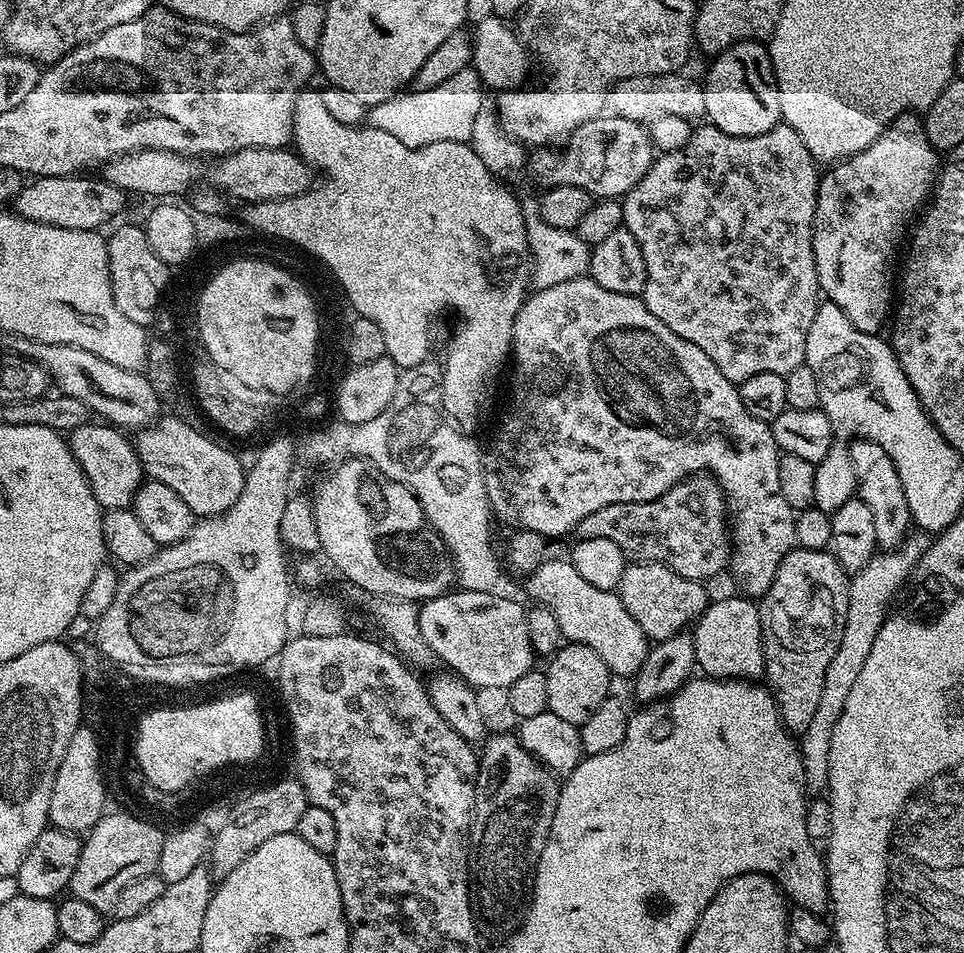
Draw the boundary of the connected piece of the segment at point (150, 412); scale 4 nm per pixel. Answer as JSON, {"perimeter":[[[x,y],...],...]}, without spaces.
{"perimeter":[[[21,336],[15,337],[11,343],[11,351],[15,355],[34,361],[48,372],[49,381],[59,395],[81,399],[95,415],[96,412],[100,415],[97,417],[121,430],[147,428],[161,415],[161,397],[156,395],[154,386],[150,386],[143,371],[135,372],[114,366],[114,362],[106,362],[106,358],[98,358],[98,354],[82,350],[82,346],[47,344]]]}

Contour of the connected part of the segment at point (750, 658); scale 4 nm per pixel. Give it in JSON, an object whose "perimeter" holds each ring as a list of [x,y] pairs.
{"perimeter":[[[743,594],[728,596],[725,600],[713,599],[704,609],[700,619],[695,621],[691,629],[694,642],[694,654],[696,655],[696,668],[705,677],[713,680],[747,680],[756,682],[764,674],[764,639],[762,638],[762,626],[760,625],[760,609],[749,597]]]}

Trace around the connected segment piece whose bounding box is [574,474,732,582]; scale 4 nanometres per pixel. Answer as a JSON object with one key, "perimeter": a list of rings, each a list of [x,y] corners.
{"perimeter":[[[692,474],[687,478],[681,479],[680,483],[675,484],[670,490],[666,490],[666,494],[662,494],[658,498],[654,498],[650,502],[614,502],[614,506],[602,506],[602,510],[594,510],[594,514],[586,514],[586,518],[582,518],[582,522],[578,522],[578,526],[574,530],[576,540],[585,540],[586,538],[610,538],[610,542],[618,545],[618,550],[622,550],[625,561],[635,562],[638,564],[661,564],[670,570],[674,570],[674,574],[682,574],[682,578],[690,578],[701,582],[708,582],[711,576],[716,576],[720,571],[728,568],[728,558],[732,554],[732,541],[730,539],[730,517],[726,511],[726,501],[724,499],[724,491],[720,489],[720,484],[716,481],[716,477],[711,474]]]}

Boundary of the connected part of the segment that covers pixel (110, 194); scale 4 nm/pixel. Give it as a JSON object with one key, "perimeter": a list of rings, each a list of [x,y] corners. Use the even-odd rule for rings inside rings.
{"perimeter":[[[96,174],[40,176],[30,183],[14,198],[13,211],[28,221],[58,226],[60,229],[87,232],[103,229],[103,224],[113,223],[111,220],[123,210],[126,200],[126,193],[121,188]]]}

